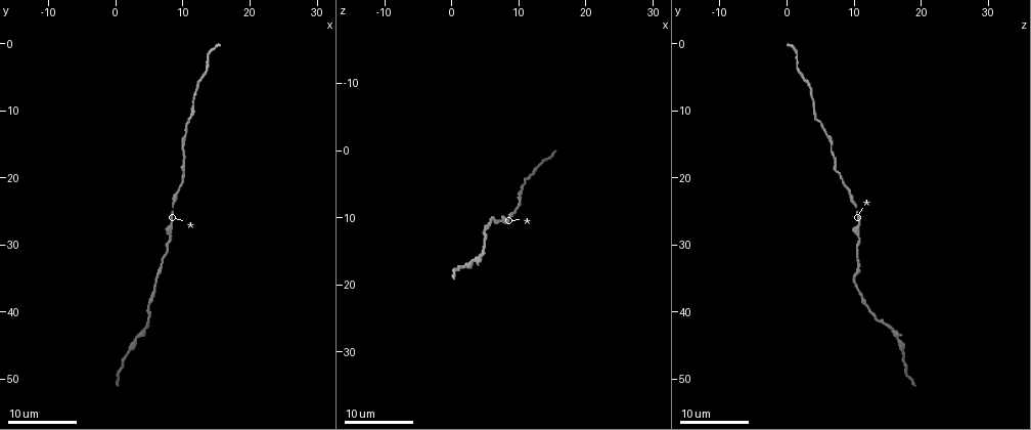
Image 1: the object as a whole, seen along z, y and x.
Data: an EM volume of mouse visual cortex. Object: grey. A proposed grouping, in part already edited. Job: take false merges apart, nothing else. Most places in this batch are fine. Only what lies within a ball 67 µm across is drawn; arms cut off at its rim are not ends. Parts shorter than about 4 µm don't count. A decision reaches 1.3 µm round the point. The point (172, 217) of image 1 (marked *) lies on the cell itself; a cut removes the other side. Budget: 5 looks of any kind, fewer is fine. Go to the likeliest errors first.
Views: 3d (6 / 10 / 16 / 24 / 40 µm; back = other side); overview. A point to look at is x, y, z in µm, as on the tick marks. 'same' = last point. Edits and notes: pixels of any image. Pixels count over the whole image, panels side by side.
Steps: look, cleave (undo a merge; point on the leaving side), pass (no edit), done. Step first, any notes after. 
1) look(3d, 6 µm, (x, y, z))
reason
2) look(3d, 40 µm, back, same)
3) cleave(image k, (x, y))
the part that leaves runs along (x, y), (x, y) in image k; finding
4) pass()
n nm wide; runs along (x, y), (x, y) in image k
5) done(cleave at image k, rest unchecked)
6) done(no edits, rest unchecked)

look(3d, 16 µm, (6.0, 34.5, 10.0))
sudden change in width

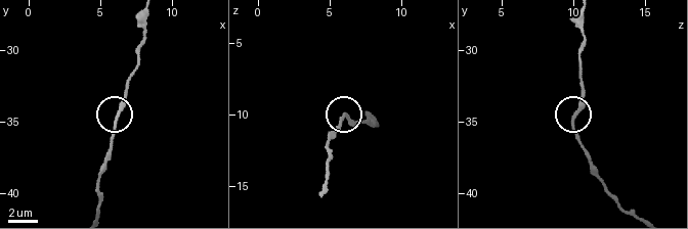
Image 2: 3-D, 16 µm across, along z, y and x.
look(3d, 10 µm, (6.2, 34.8, 10.0))

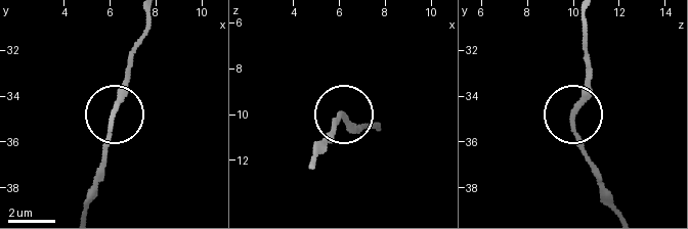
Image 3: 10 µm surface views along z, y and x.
pass()
runs along (148, 20), (113, 121), (108, 166) in image 3; continuous, no second cell

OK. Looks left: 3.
look(3d, 24 µm, (8.0, 29.0, 11.0))
calibre changes

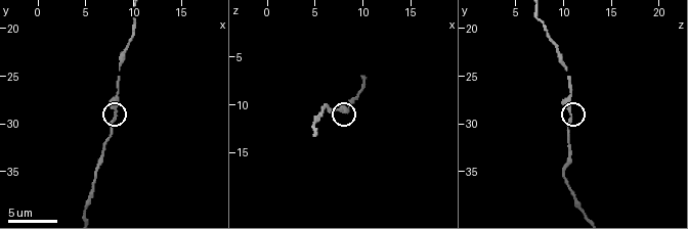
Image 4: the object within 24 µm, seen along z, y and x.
look(3d, 6 µm, (8.0, 29.2, 10.6))

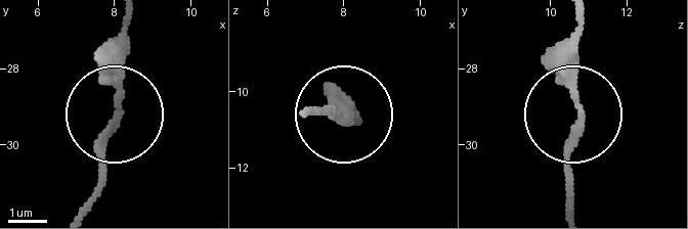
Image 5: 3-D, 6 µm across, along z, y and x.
pass()
170 nm wide; continuous, no second cell

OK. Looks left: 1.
look(3d, 10 µm, (8.4, 24.0, 10.2))
calibre changes

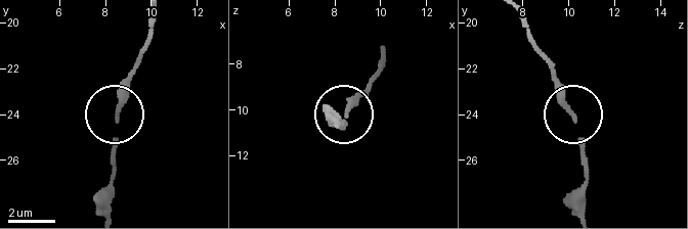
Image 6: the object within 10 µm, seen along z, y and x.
pass()
runs along (116, 154), (116, 109), (139, 59) in image 6; one cell here

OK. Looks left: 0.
done(no edits, rest unchecked)

